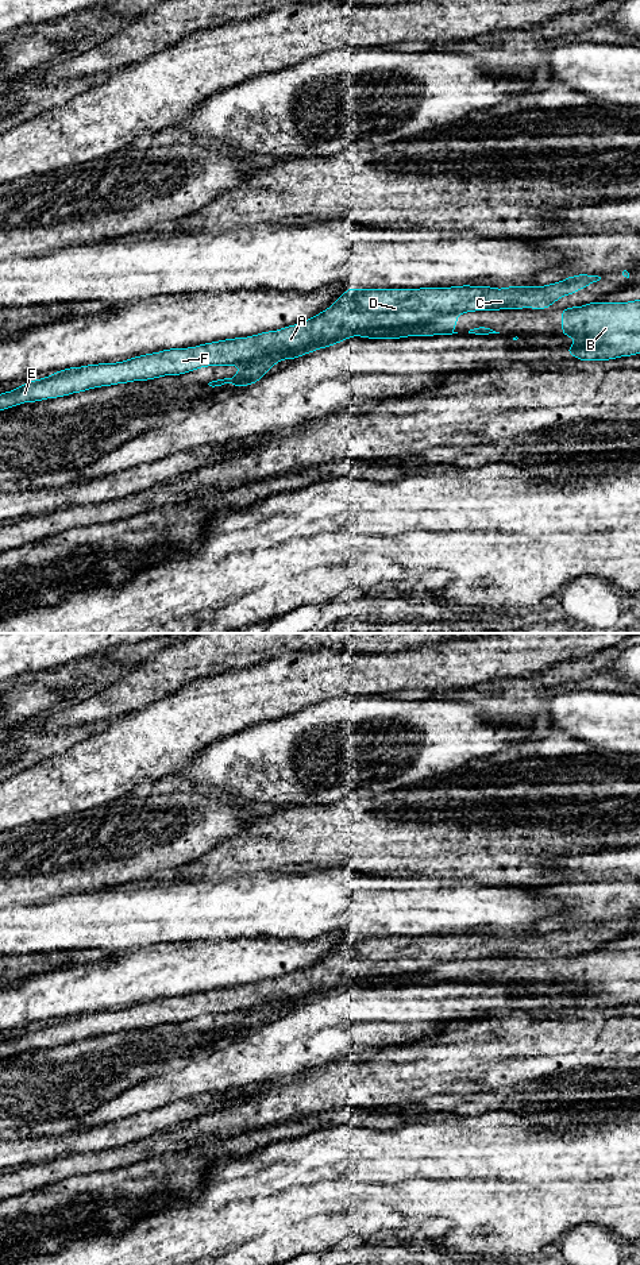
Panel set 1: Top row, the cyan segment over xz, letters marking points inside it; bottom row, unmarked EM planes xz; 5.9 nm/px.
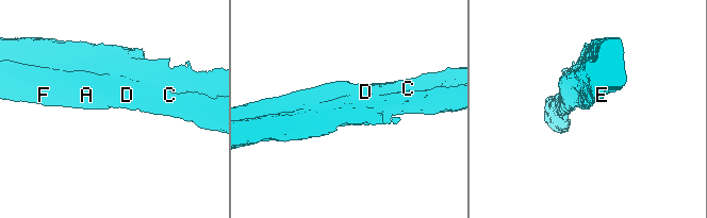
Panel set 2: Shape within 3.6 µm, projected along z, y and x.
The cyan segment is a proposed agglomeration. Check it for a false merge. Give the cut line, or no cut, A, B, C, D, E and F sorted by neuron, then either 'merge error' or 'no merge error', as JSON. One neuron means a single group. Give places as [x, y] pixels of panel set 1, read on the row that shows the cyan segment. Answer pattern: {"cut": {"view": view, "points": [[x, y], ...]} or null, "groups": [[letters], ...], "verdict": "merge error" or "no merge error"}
{"cut": {"view": "xz", "points": [[457, 313], [435, 313], [424, 324], [380, 328], [365, 336]]}, "groups": [["A", "C", "D", "E", "F"], ["B"]], "verdict": "merge error"}

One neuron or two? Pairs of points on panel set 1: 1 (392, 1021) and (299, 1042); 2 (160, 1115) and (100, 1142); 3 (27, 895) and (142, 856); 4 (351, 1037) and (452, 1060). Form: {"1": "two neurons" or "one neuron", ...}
{"1": "one neuron", "2": "one neuron", "3": "one neuron", "4": "two neurons"}

